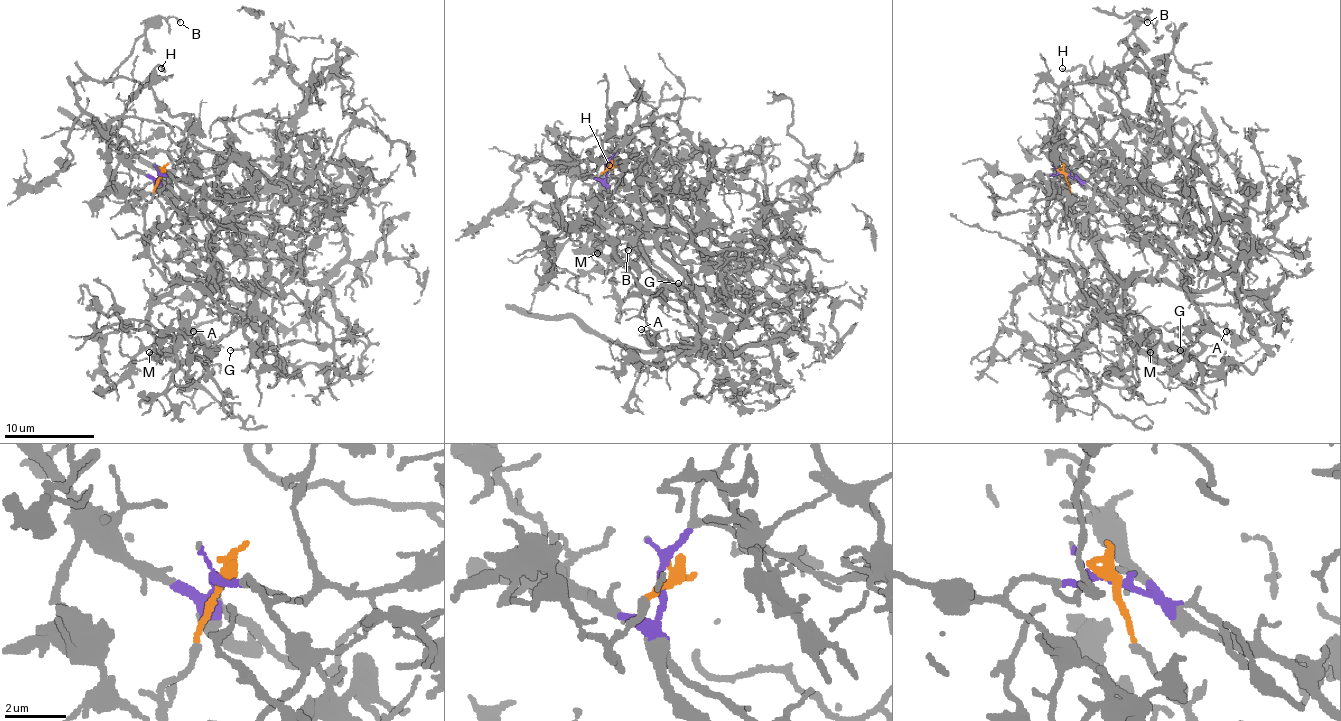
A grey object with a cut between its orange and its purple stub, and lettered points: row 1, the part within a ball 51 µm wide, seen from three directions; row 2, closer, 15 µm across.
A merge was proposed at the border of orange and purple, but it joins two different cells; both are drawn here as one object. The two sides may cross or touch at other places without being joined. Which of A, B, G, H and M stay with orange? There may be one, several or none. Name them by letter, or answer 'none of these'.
G, M

